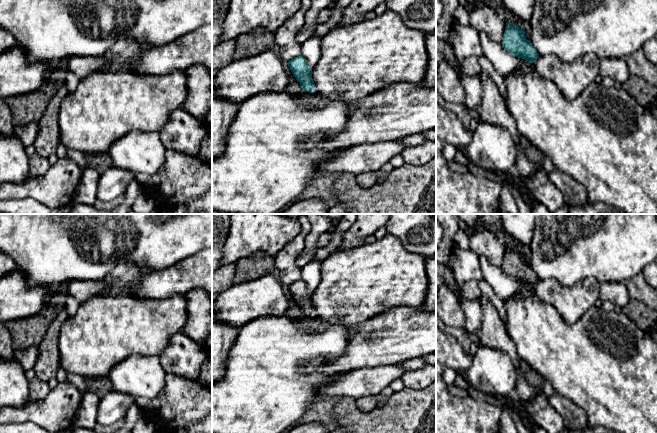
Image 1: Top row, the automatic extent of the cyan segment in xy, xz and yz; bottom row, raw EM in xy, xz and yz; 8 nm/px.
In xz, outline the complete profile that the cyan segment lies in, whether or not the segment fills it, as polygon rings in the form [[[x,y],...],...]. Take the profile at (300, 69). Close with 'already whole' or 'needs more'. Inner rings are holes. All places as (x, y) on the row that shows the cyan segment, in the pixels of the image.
[[[303,56],[290,60],[287,65],[290,67],[293,76],[302,86],[302,92],[315,93],[316,86],[312,79],[312,67],[310,67]]] | already whole

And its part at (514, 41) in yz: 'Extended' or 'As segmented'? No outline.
As segmented

